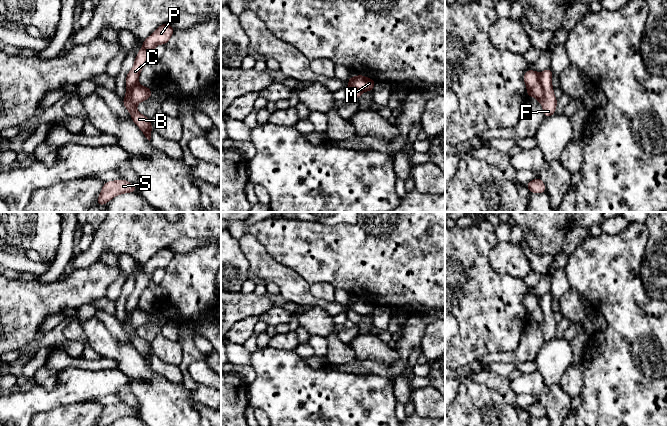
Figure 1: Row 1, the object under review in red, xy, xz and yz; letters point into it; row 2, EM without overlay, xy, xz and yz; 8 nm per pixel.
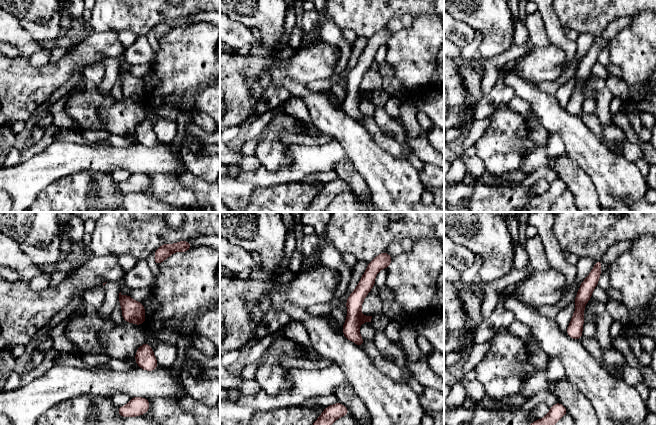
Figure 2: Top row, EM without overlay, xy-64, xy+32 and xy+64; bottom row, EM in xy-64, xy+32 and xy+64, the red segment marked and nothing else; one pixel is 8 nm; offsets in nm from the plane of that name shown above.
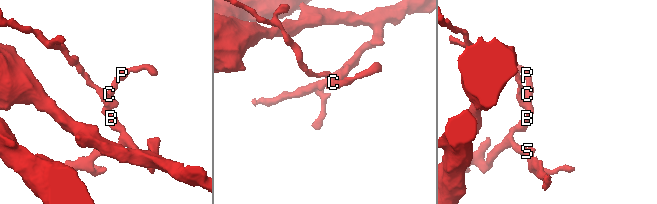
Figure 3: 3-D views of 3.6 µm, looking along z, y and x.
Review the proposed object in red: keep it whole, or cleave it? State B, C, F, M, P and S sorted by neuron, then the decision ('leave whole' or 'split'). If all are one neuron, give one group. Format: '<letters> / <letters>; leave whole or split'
B C F M P S; leave whole

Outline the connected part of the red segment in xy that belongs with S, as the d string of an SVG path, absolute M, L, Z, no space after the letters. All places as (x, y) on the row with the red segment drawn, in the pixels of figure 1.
M124 179L105 182L96 205L104 205L119 194L136 192L137 190L137 187Z

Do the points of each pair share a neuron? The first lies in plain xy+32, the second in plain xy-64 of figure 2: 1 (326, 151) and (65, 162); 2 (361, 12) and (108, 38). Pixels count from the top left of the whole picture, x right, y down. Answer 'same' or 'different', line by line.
1: same
2: different

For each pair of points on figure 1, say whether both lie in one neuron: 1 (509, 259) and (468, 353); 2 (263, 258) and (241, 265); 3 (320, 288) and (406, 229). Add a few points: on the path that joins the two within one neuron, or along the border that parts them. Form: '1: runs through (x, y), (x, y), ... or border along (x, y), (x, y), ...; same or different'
1: border along (488, 255), (490, 266), (495, 271), (522, 279); different
2: border along (239, 241), (241, 251), (248, 262), (249, 278); different
3: border along (311, 284), (326, 282), (335, 289); different

